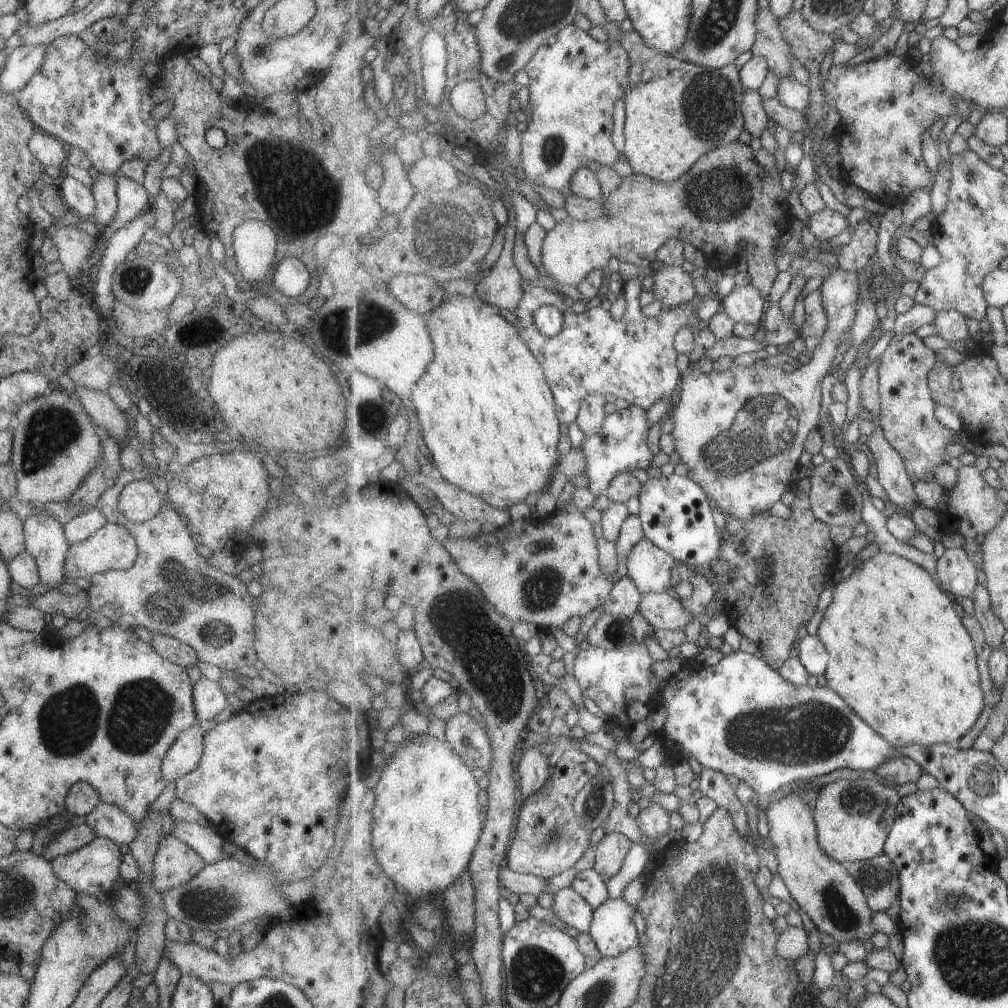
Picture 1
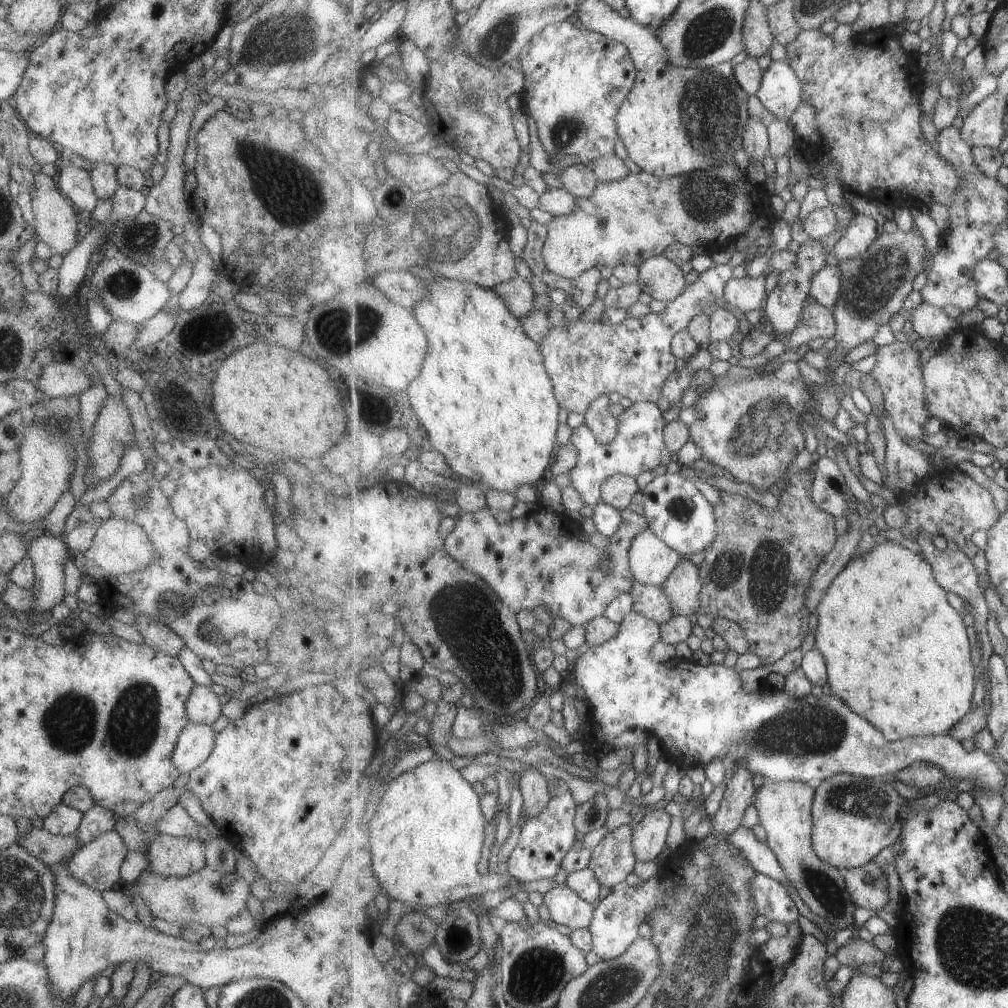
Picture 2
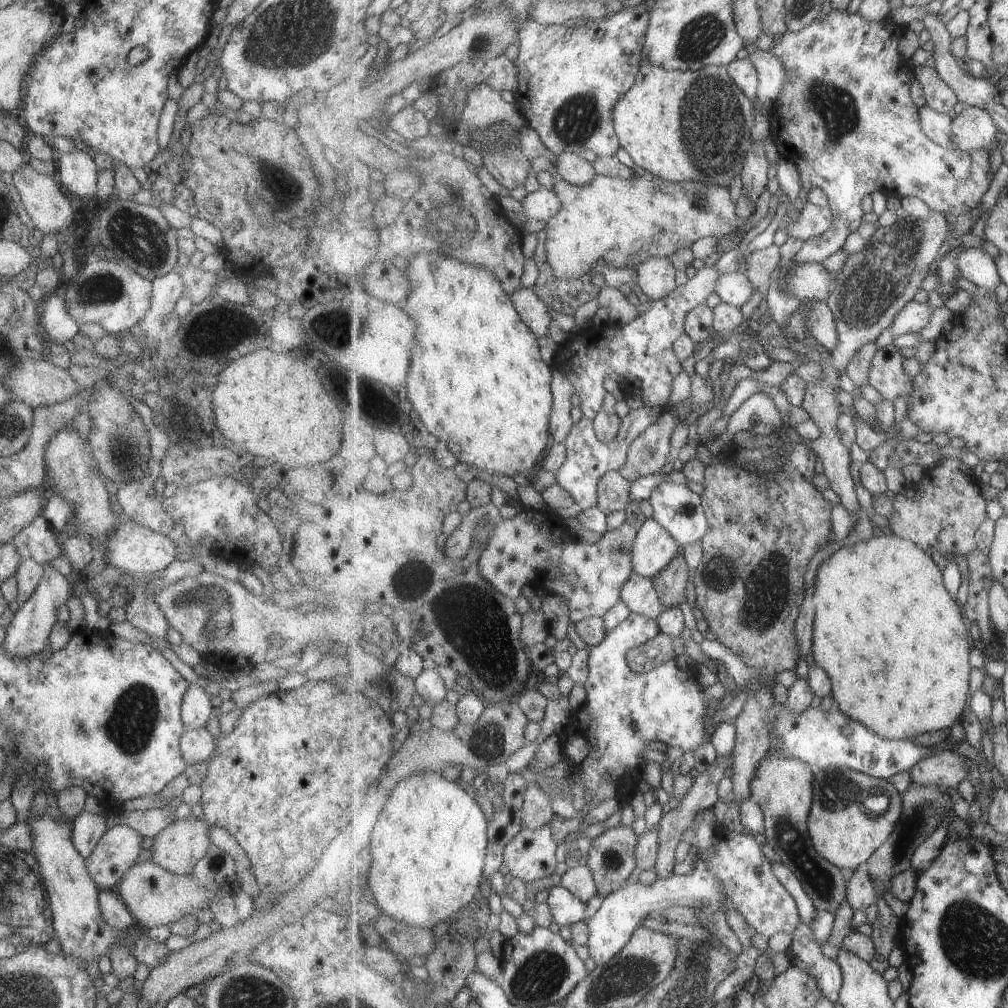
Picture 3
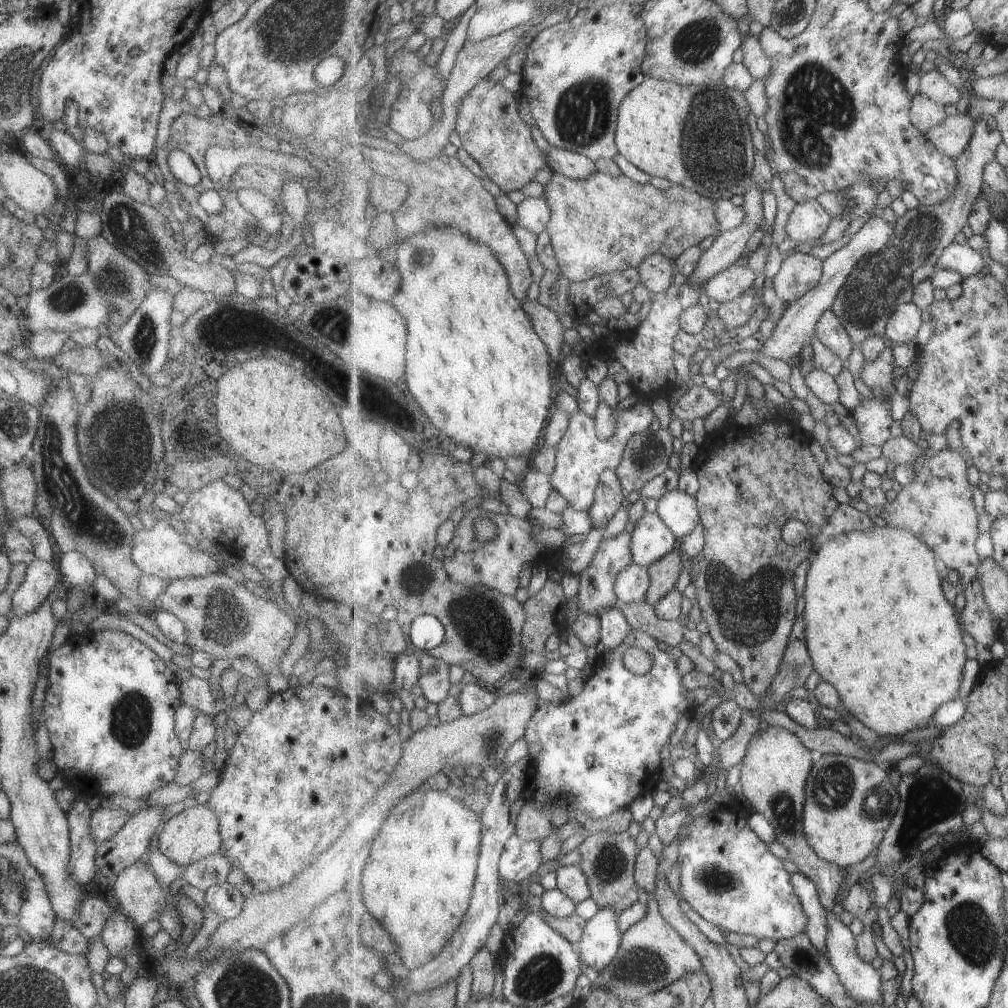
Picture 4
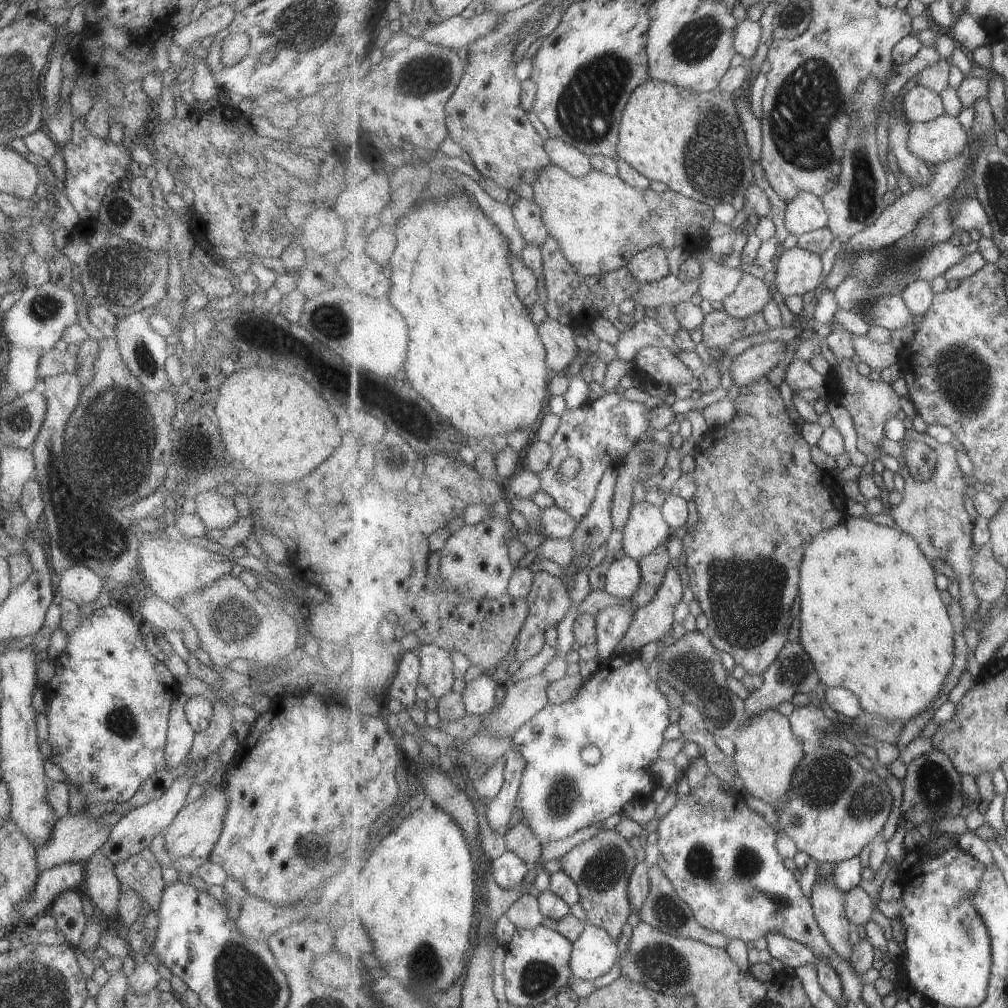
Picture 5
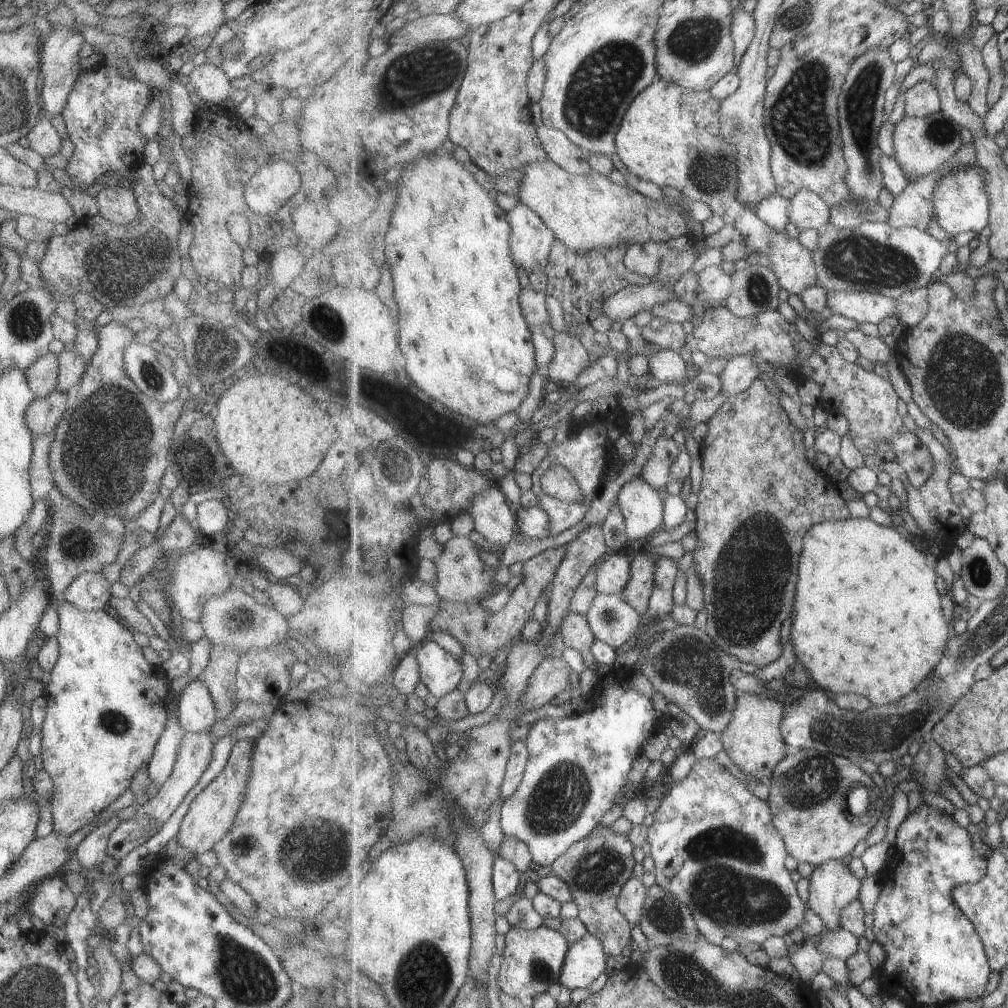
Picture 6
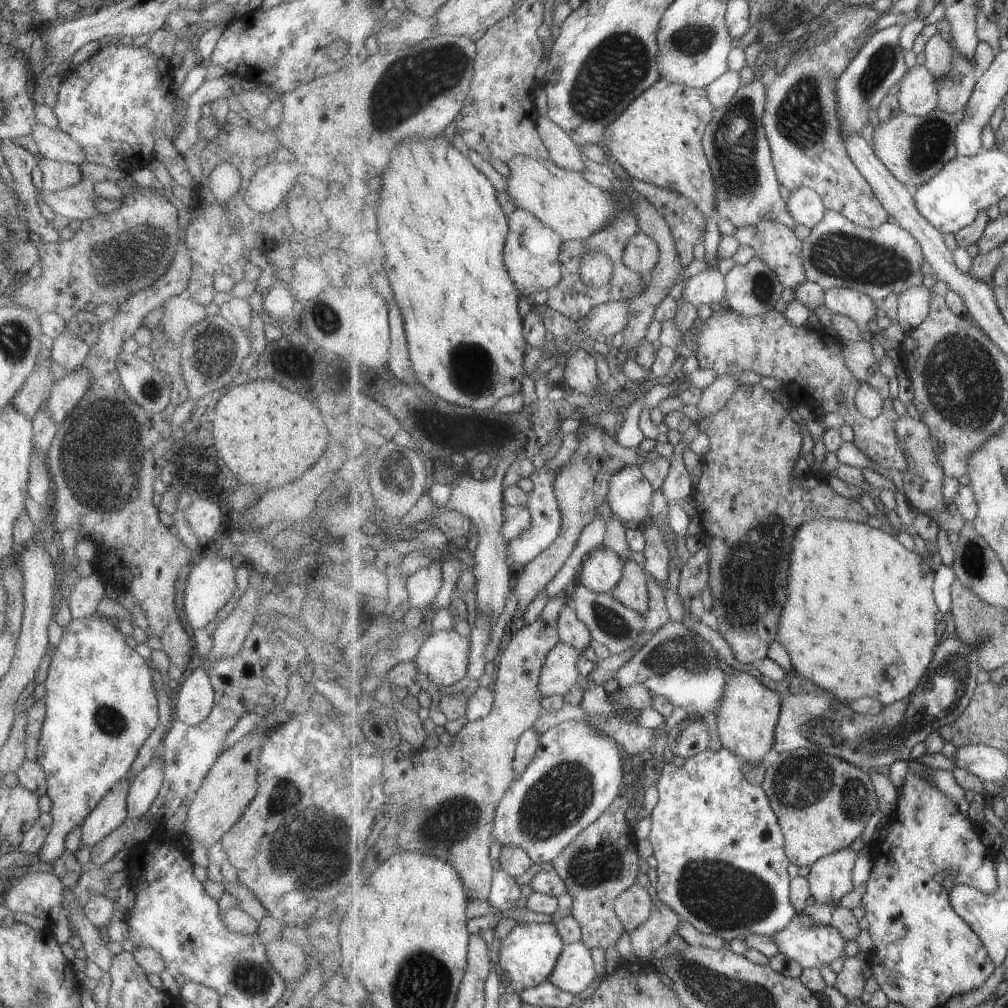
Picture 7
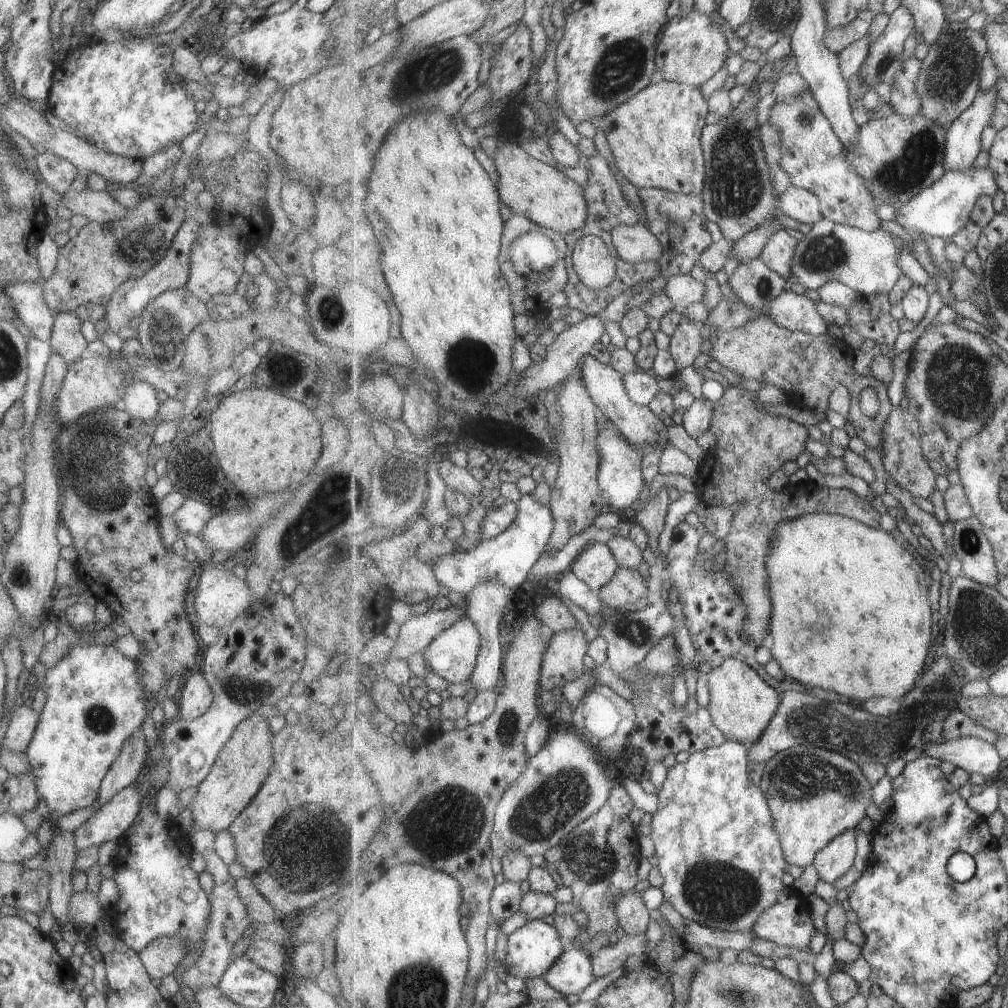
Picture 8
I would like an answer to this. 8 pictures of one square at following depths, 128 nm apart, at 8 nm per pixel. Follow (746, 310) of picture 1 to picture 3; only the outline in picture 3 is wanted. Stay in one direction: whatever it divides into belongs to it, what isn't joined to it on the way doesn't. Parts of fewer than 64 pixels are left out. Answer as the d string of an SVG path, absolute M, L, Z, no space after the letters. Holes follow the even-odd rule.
M736 270L722 274L717 282L715 293L725 303L731 303L733 306L741 308L753 298L756 290L749 275L745 271Z

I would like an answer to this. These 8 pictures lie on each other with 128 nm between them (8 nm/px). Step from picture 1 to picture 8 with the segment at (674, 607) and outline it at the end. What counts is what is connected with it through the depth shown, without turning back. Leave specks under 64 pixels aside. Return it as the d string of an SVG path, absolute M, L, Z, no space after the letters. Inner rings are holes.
M595 542L577 556L571 571L598 592L613 580L620 567L608 543Z

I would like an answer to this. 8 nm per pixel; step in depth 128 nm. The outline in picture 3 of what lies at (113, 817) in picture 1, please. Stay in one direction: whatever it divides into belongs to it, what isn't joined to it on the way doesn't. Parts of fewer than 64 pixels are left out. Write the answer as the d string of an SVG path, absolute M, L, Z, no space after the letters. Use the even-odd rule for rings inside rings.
M83 812L73 817L70 823L71 842L83 860L89 858L95 844L107 830L105 816Z

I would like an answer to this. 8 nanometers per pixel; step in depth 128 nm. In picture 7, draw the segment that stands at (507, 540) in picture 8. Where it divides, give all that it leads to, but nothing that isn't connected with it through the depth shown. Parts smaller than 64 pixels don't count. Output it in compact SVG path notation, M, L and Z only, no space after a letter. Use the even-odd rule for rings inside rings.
M541 467L537 469L530 477L533 478L535 484L535 490L530 493L529 502L527 508L532 514L531 526L529 530L525 530L521 536L513 538L509 541L509 552L507 552L507 564L509 568L513 570L513 576L520 571L521 568L525 568L527 564L533 562L541 552L548 549L553 542L557 540L559 536L561 526L563 526L563 511L554 489L554 479L562 469L551 470L551 468Z

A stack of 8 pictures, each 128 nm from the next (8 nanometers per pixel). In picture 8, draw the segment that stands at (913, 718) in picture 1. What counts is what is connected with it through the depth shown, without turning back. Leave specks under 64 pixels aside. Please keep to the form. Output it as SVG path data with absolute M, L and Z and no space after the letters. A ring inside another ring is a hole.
M813 512L805 514L793 520L785 520L779 524L777 538L773 542L773 550L767 558L767 572L769 572L769 592L773 600L773 612L771 612L771 635L773 646L770 649L773 658L779 661L785 675L799 681L802 685L817 686L835 690L837 694L849 696L853 700L865 702L873 696L887 696L900 700L909 692L921 676L929 648L933 644L933 608L929 600L929 578L923 566L917 562L911 552L907 552L890 532L881 528L871 527L864 522L843 516L843 514L829 514L829 512Z

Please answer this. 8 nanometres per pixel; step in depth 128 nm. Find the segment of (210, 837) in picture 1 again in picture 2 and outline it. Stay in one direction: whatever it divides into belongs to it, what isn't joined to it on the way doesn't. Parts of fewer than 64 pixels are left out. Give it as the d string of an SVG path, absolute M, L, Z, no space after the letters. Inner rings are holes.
M173 805L157 822L155 830L158 833L171 836L189 836L189 838L202 838L203 831L180 805Z

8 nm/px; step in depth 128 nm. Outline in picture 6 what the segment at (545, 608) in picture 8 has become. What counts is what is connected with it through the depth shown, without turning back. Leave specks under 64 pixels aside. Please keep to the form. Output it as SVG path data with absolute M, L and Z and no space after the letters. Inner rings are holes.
M570 612L560 628L566 648L574 648L581 654L583 665L587 669L597 668L598 662L592 654L591 647L596 641L595 633L589 624L586 613Z

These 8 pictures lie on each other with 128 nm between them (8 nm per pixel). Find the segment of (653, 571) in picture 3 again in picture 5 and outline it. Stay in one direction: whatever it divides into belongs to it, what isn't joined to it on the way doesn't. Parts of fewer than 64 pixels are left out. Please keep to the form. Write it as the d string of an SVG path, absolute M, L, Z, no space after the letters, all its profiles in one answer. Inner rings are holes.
M644 500L632 507L623 532L623 546L627 555L639 561L669 542L672 534L673 528L665 520L662 506Z

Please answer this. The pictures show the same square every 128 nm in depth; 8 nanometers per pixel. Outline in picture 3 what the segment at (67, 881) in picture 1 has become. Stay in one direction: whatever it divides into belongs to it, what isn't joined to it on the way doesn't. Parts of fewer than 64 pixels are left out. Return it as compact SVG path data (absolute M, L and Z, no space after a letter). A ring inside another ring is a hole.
M128 826L109 828L95 844L89 858L84 860L91 880L100 890L114 889L125 870L141 854L142 836Z

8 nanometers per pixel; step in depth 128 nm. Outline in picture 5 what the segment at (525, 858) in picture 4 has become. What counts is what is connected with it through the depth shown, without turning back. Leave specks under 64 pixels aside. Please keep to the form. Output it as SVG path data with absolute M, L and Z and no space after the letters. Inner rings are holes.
M505 850L500 857L491 862L491 867L499 888L513 890L525 880L531 865L519 854Z

